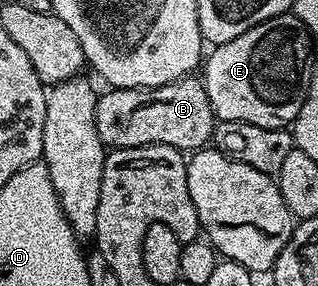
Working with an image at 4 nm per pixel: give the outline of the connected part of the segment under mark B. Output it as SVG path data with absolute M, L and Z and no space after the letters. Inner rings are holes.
M200 78L176 79L158 87L115 87L106 92L106 95L98 94L95 109L97 135L105 142L106 148L167 145L182 153L192 153L202 150L213 138L215 116L207 97L207 89Z

